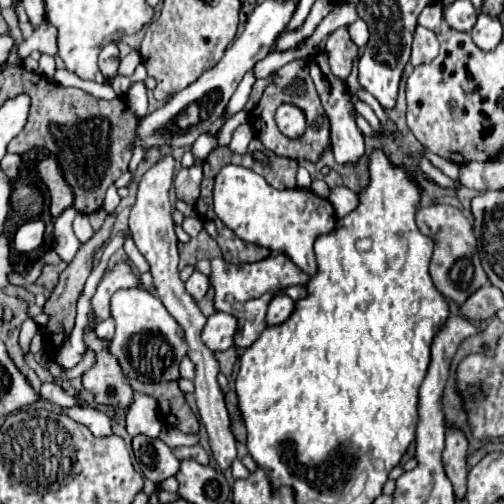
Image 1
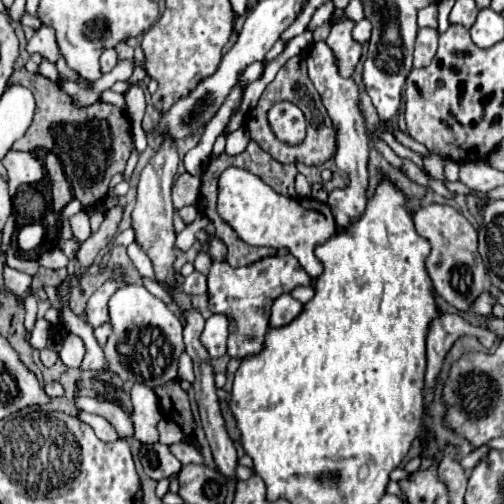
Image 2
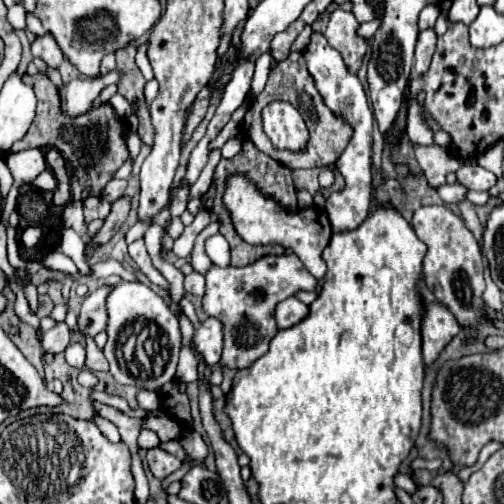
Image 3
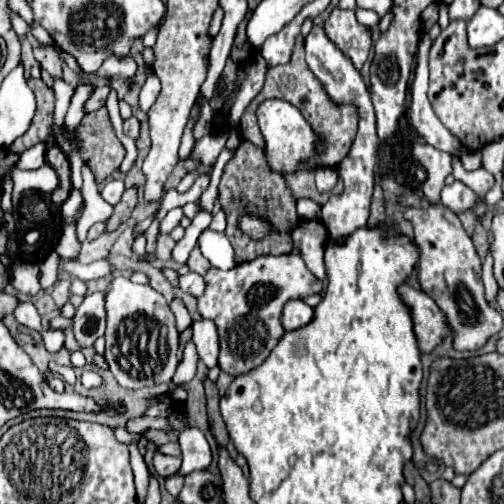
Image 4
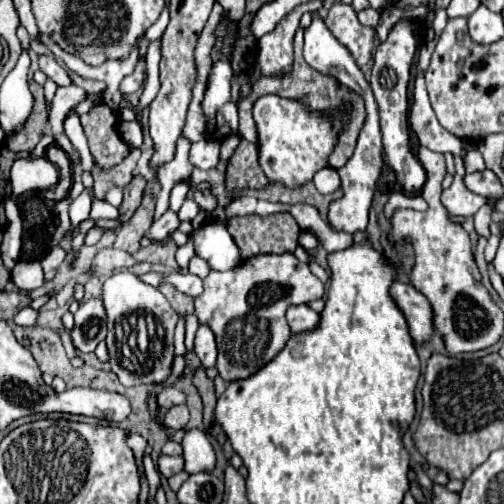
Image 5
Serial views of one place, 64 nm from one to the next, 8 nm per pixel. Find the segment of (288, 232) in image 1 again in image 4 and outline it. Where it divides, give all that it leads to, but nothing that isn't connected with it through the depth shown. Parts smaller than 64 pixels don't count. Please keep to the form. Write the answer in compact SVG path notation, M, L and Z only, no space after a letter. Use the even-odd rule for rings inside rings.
M242 216L240 218L240 228L242 228L242 232L246 232L254 240L262 238L262 236L266 236L270 232L268 222L264 222L260 218L254 218L254 216ZM312 220L312 222L300 222L294 230L290 230L294 246L300 248L302 260L306 262L308 270L318 278L326 278L326 268L324 268L324 248L326 248L326 238L328 230L322 222Z

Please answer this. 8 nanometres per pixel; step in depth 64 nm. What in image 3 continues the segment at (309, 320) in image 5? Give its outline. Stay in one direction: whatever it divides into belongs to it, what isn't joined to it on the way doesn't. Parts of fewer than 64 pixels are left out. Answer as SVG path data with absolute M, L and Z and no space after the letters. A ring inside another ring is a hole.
M286 298L276 308L276 322L278 322L278 328L282 328L282 330L292 328L306 316L308 316L308 306L302 304L298 298Z

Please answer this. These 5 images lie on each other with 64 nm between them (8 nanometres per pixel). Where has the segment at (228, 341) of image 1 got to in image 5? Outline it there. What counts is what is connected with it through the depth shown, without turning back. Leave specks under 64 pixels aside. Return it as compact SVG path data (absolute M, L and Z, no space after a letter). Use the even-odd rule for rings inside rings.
M200 324L194 340L194 352L200 358L202 366L214 366L216 364L216 340L212 330L206 324Z

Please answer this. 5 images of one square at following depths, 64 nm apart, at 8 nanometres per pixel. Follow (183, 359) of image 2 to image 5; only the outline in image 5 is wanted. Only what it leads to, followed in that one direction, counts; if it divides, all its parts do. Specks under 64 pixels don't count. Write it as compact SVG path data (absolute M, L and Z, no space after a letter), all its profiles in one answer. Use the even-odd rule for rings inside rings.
M184 314L184 324L186 324L186 346L188 346L188 350L192 350L194 334L198 330L200 322L198 322L198 318L194 314Z

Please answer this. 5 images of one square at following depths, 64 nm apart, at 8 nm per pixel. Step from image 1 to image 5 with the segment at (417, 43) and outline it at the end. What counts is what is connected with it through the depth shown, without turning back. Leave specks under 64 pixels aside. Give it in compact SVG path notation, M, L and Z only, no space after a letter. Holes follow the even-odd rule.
M424 74L416 76L414 82L414 94L412 94L414 102L410 108L410 126L416 132L418 140L422 146L430 148L432 152L450 152L450 154L466 154L462 140L452 136L450 132L446 132L440 122L436 120L436 114L430 106L428 94L426 94L426 84L424 84Z

